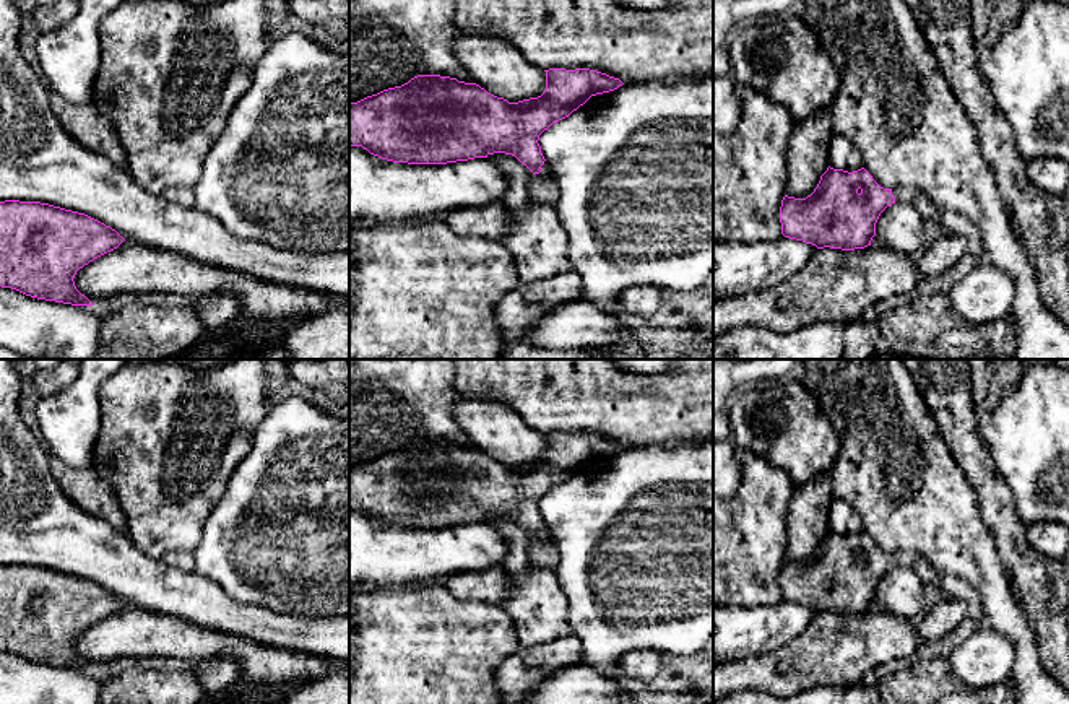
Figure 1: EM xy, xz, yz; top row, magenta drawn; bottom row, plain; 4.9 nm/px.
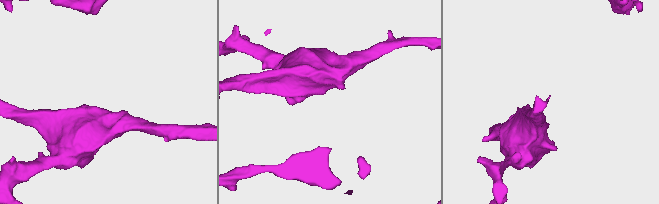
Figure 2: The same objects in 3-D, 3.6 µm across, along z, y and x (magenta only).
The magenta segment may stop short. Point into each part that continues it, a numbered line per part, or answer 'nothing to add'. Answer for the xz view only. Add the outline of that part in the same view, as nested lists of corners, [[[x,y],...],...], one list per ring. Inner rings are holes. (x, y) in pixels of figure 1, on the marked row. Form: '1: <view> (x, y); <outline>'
1: xz (543, 189); [[[544,172],[533,174],[530,182],[531,200],[556,203],[559,198],[557,182]]]

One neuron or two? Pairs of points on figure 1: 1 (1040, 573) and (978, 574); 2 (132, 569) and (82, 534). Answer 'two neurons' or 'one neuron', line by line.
1: two neurons
2: one neuron

